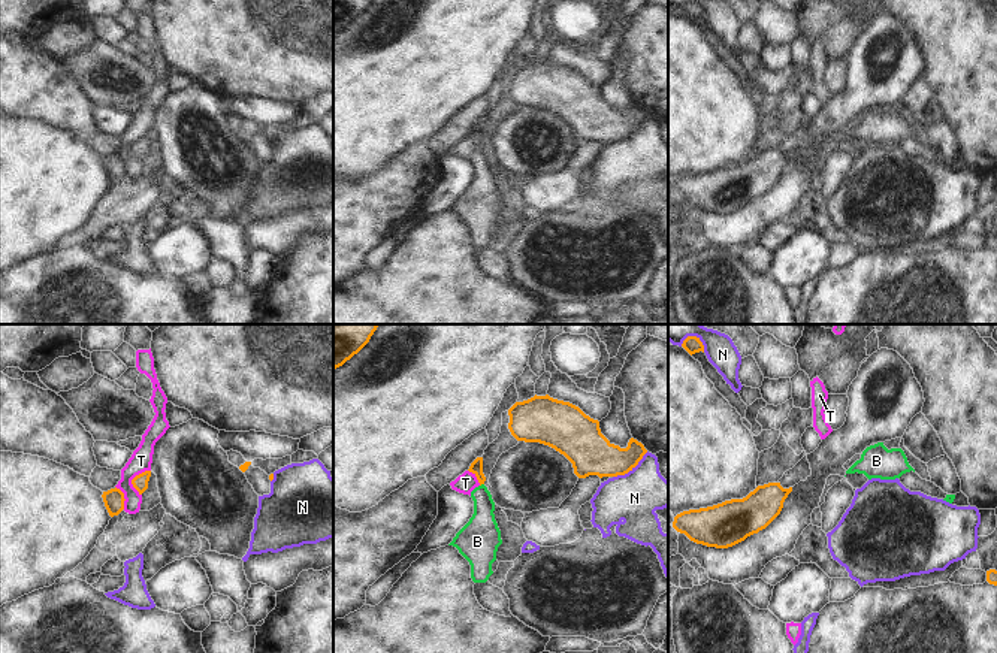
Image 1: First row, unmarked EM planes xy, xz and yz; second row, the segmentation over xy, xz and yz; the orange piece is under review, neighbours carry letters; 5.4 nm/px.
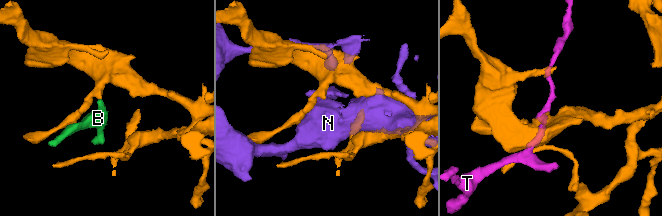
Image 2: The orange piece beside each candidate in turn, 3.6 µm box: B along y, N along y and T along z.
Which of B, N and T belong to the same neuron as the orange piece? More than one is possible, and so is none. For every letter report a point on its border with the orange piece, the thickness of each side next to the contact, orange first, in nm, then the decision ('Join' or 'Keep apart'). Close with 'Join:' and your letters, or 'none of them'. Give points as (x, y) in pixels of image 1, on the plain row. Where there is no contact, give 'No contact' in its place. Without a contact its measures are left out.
B: Touches orange at xz (482, 148). Thickness 70 nm (orange) against 170 nm. Join
N: Touches orange at xz (631, 133). Thickness 240 nm (orange) against 260 nm. Keep apart
T: Touches orange at xy (133, 144). Thickness 80 nm (orange) against 120 nm. Keep apart
Join: B

